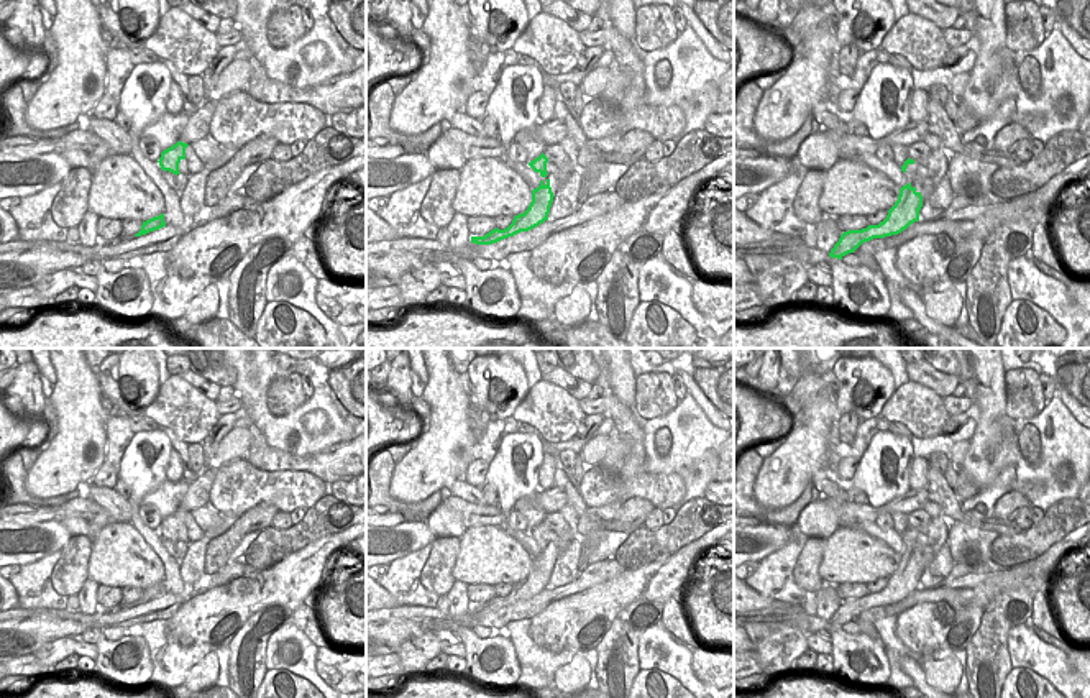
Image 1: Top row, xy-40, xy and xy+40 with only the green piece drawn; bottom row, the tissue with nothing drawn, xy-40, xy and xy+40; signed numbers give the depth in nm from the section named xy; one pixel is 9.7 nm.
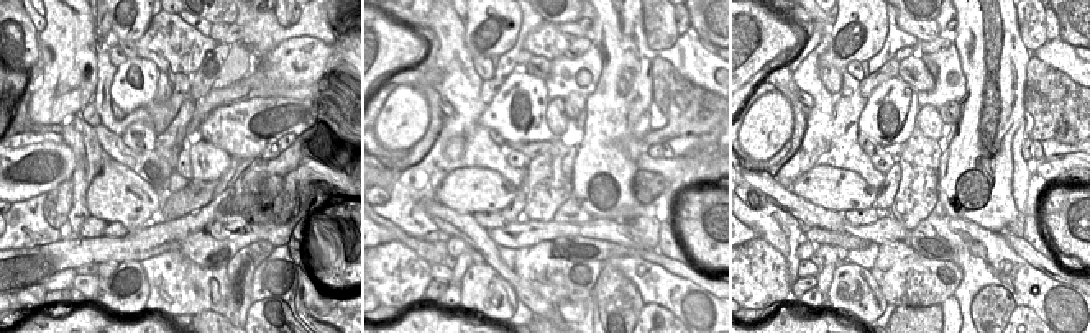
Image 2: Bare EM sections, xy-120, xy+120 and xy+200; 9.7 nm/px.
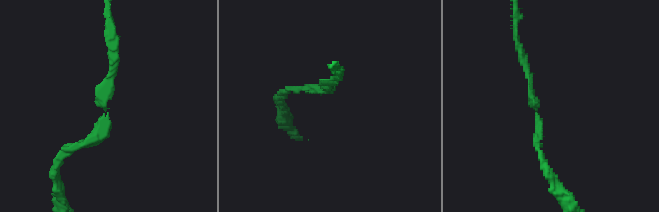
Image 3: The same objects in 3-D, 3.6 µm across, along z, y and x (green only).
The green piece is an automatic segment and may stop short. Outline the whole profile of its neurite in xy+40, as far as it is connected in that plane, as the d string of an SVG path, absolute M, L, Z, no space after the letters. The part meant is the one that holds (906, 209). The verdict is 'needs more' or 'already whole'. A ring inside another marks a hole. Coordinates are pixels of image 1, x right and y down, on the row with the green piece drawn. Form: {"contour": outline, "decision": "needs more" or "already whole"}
{"contour": "M909 184L900 189L898 200L888 210L888 215L878 225L868 225L862 230L844 232L839 241L831 250L829 256L842 259L845 255L854 253L862 243L873 238L885 238L898 235L911 223L919 220L919 210L923 207L923 195L916 187Z", "decision": "already whole"}

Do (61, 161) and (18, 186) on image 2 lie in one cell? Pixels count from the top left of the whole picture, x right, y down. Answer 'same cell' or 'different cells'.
same cell

